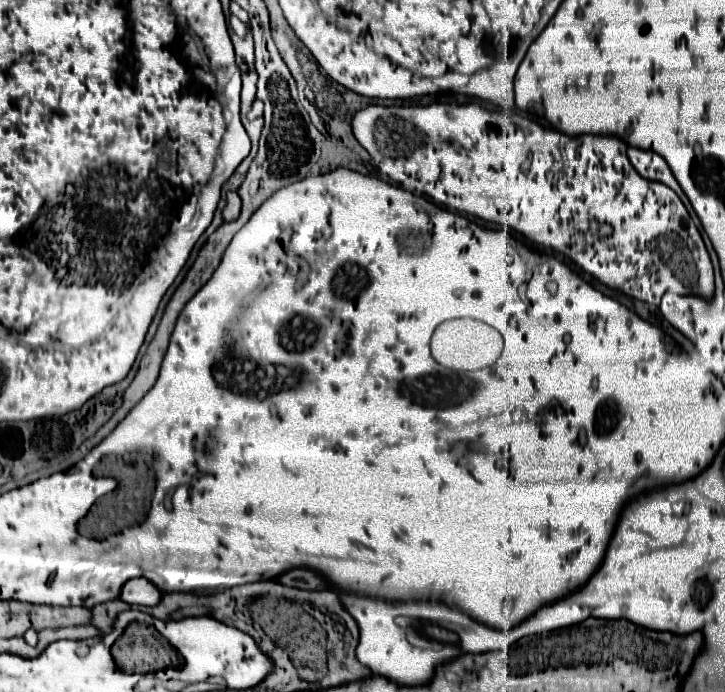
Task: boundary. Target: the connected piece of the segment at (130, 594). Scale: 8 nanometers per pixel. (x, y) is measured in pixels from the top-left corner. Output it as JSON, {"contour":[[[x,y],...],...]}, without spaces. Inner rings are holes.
{"contour":[[[132,578],[124,584],[120,598],[126,604],[138,604],[138,606],[158,606],[162,592],[146,578]]]}

